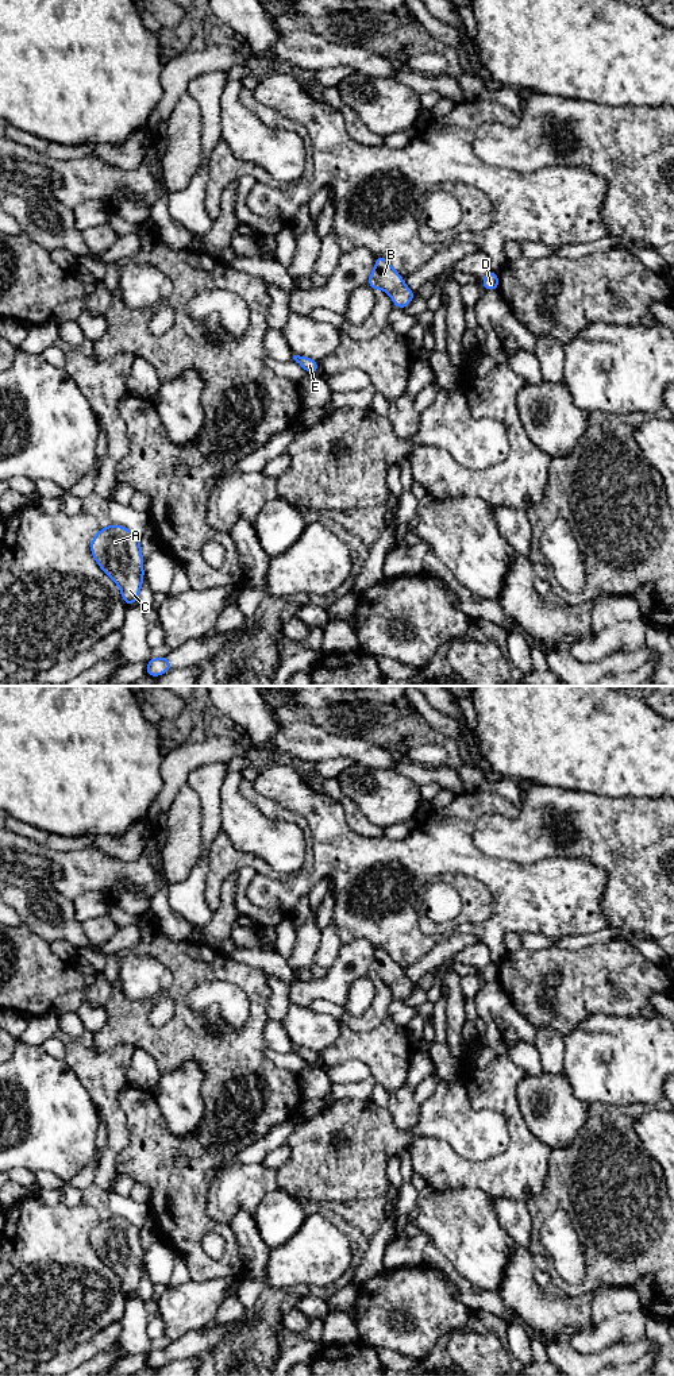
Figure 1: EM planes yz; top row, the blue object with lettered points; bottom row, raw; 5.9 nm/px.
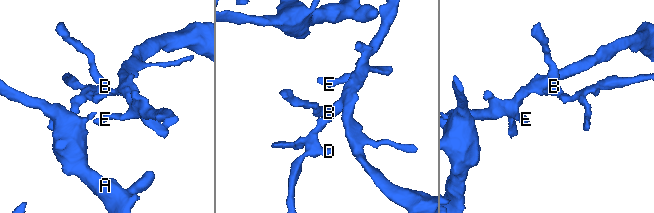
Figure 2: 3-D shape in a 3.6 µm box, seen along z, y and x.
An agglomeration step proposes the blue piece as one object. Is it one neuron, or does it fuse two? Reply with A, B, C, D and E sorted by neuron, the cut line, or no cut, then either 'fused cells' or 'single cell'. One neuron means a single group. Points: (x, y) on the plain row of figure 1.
groups A B C D E; cut none; single cell

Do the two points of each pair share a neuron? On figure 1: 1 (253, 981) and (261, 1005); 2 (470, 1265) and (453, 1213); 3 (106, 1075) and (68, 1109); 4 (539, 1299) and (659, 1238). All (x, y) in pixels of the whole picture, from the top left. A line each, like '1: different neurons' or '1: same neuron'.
1: same neuron
2: same neuron
3: different neurons
4: different neurons

